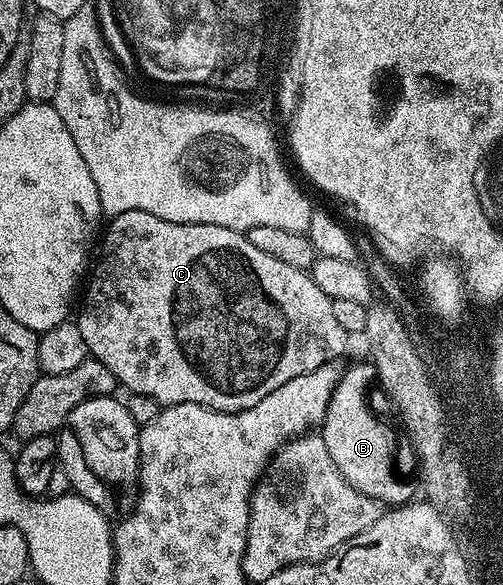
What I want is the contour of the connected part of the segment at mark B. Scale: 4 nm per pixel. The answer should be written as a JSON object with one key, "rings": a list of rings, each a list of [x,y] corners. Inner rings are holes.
{"rings":[[[371,361],[355,363],[348,371],[346,368],[329,401],[321,434],[329,457],[333,457],[333,465],[337,465],[341,477],[345,477],[353,489],[381,505],[402,505],[416,498],[417,487],[414,482],[406,483],[395,476],[395,435],[390,425],[382,423],[367,404],[367,386],[375,382],[375,366]]]}

